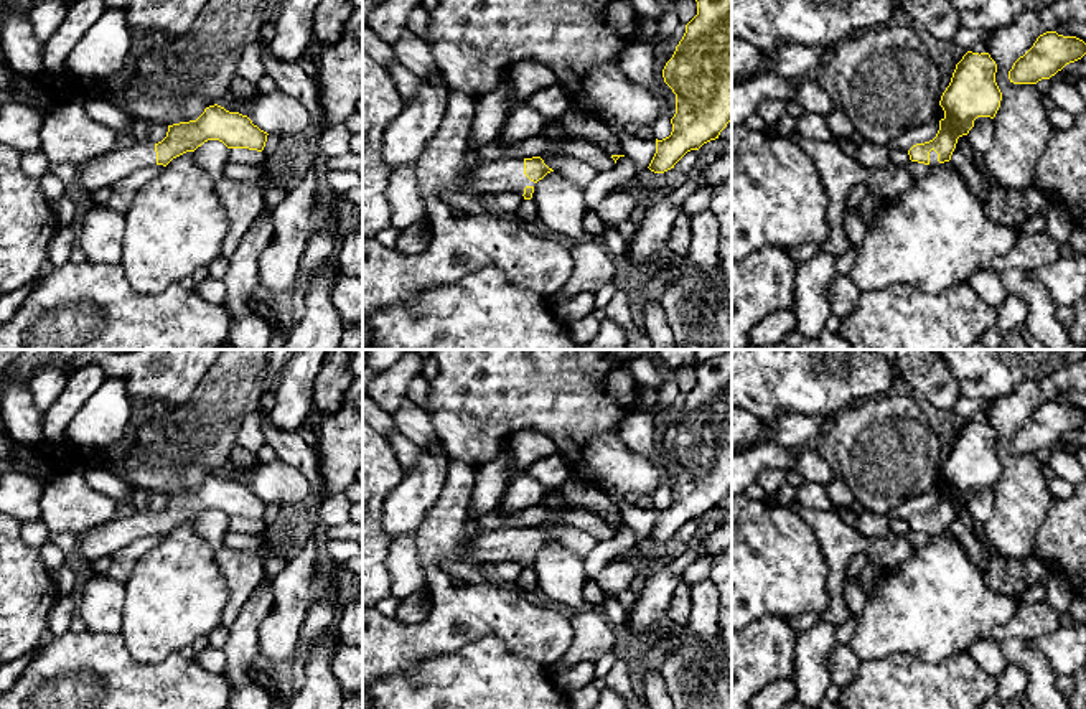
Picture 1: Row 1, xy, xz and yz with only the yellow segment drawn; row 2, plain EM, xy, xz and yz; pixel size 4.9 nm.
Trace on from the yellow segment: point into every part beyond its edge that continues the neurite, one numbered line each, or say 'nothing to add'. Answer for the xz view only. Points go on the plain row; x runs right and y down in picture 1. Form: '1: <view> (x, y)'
1: xz (485, 548)

